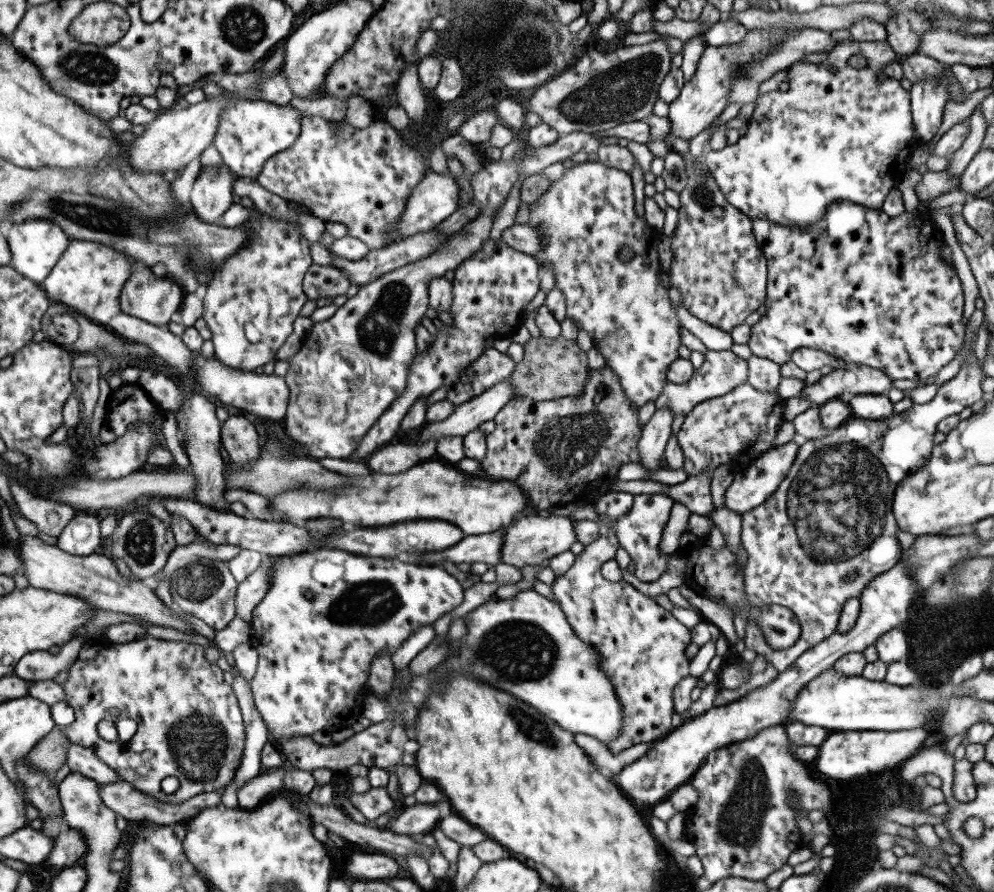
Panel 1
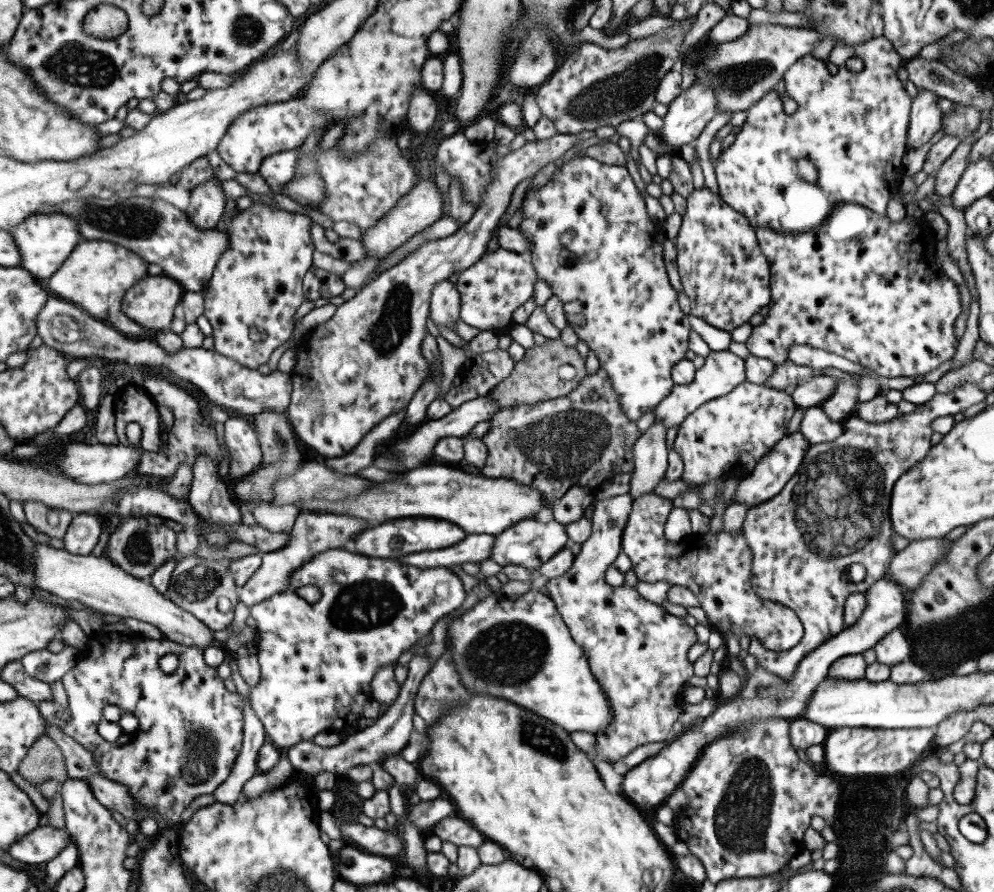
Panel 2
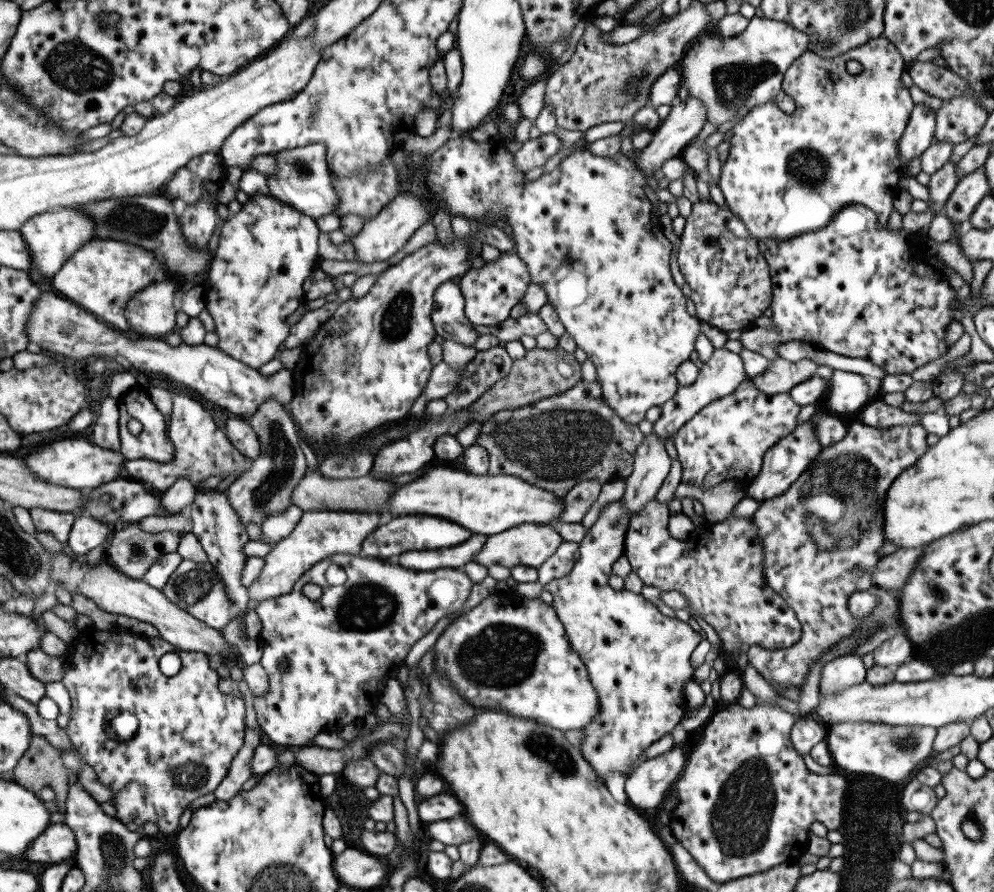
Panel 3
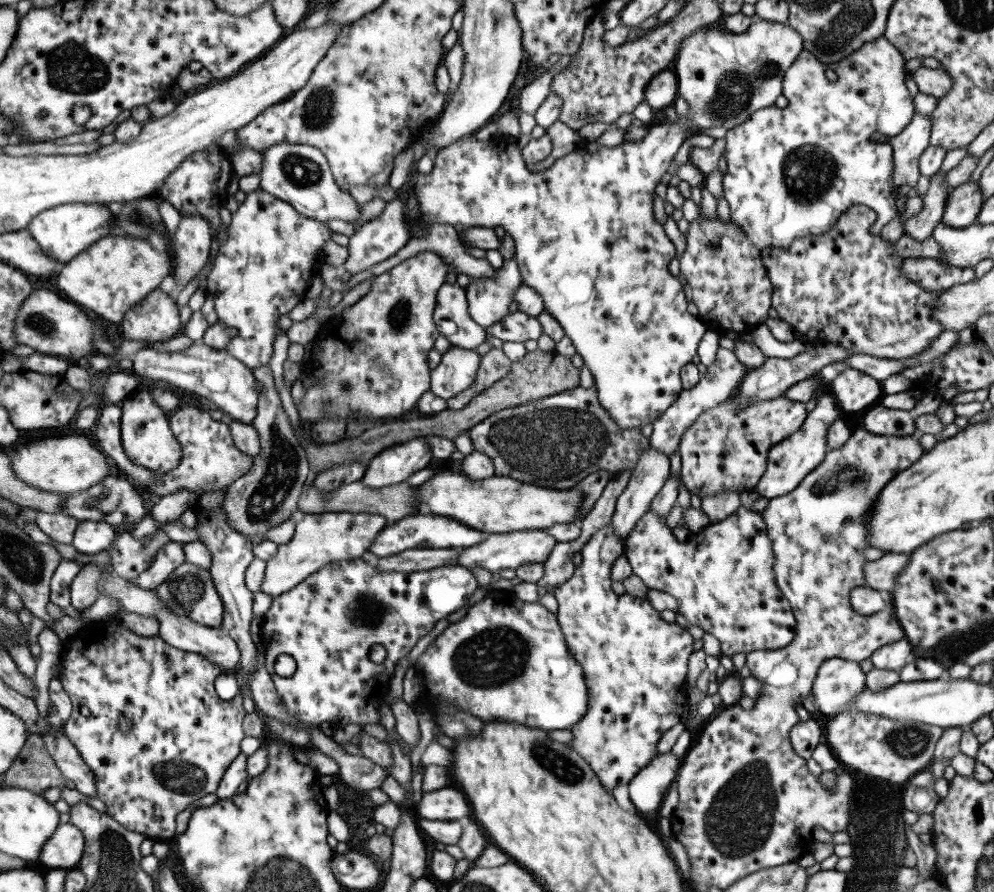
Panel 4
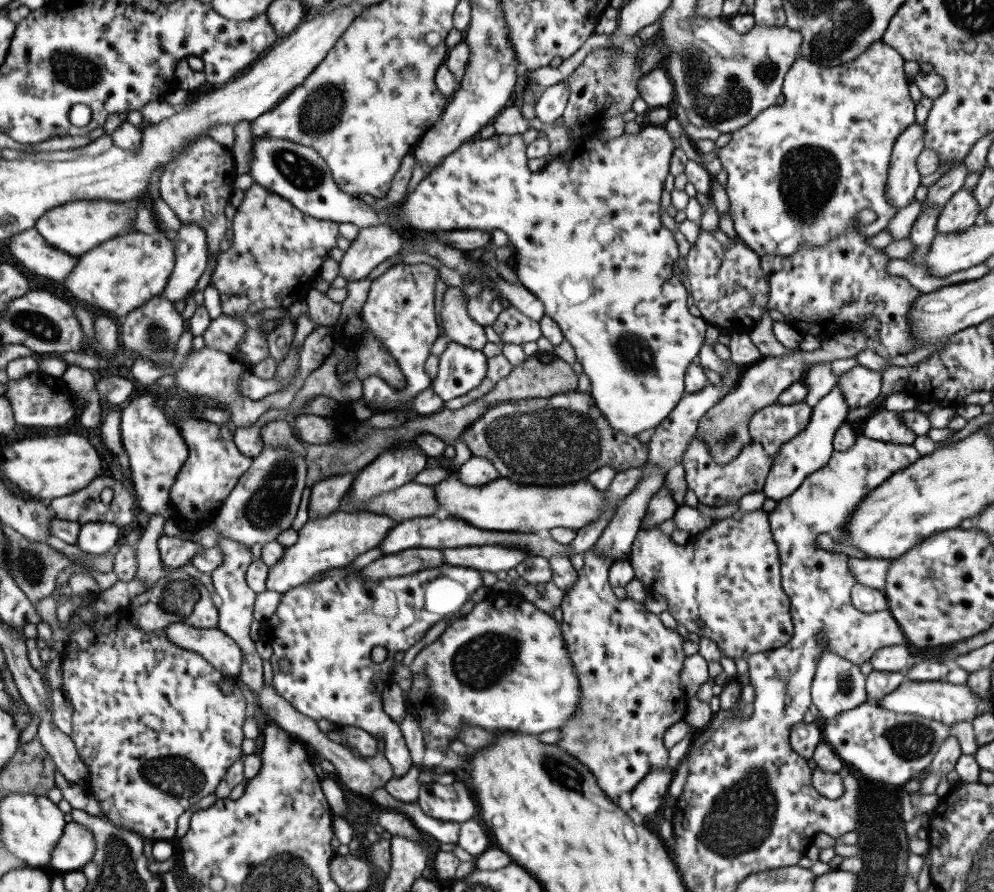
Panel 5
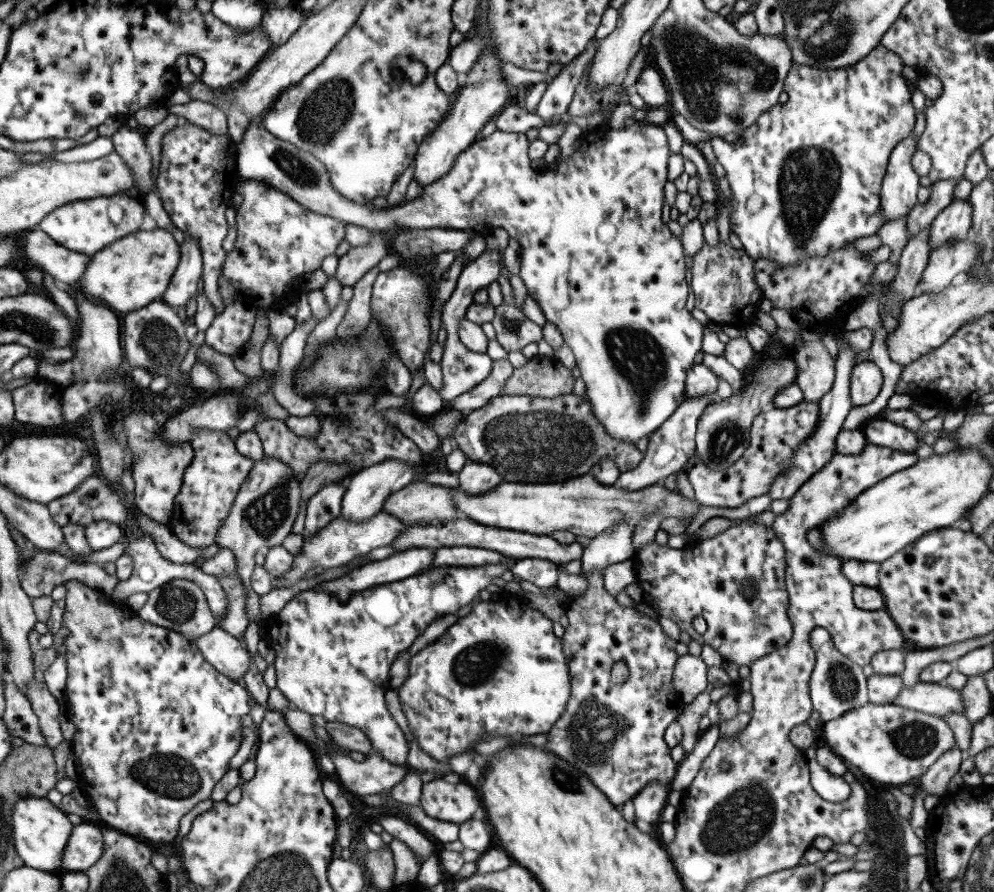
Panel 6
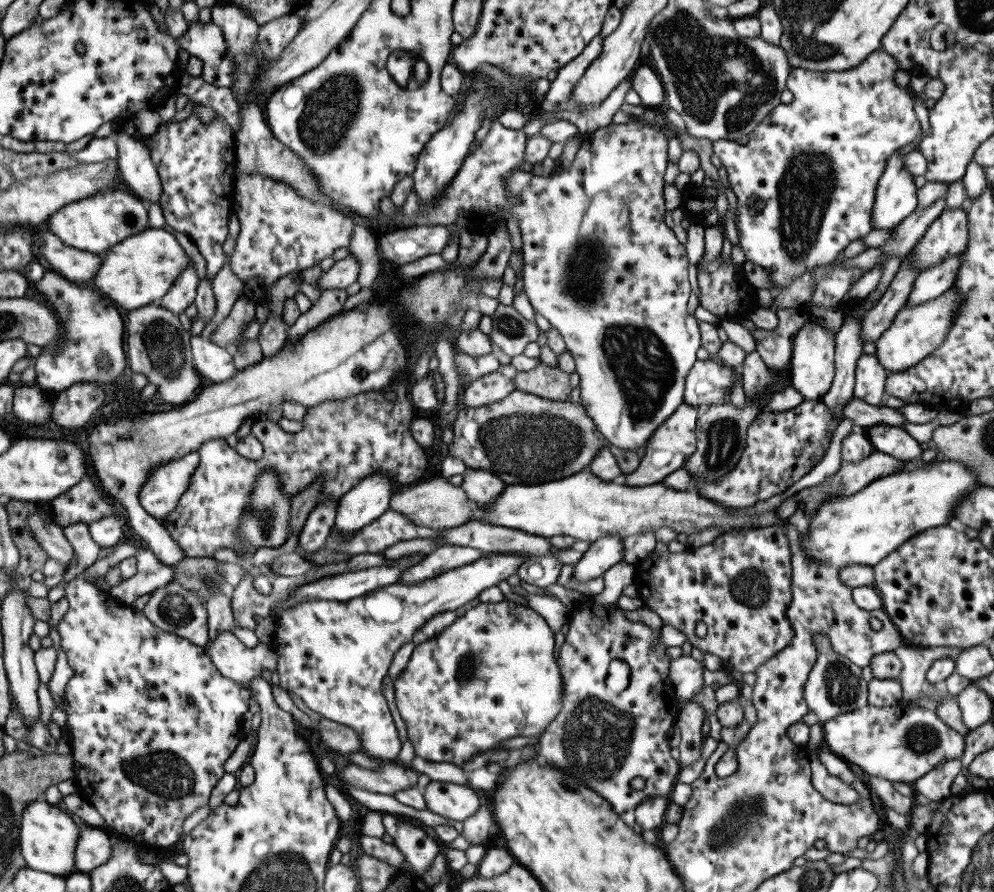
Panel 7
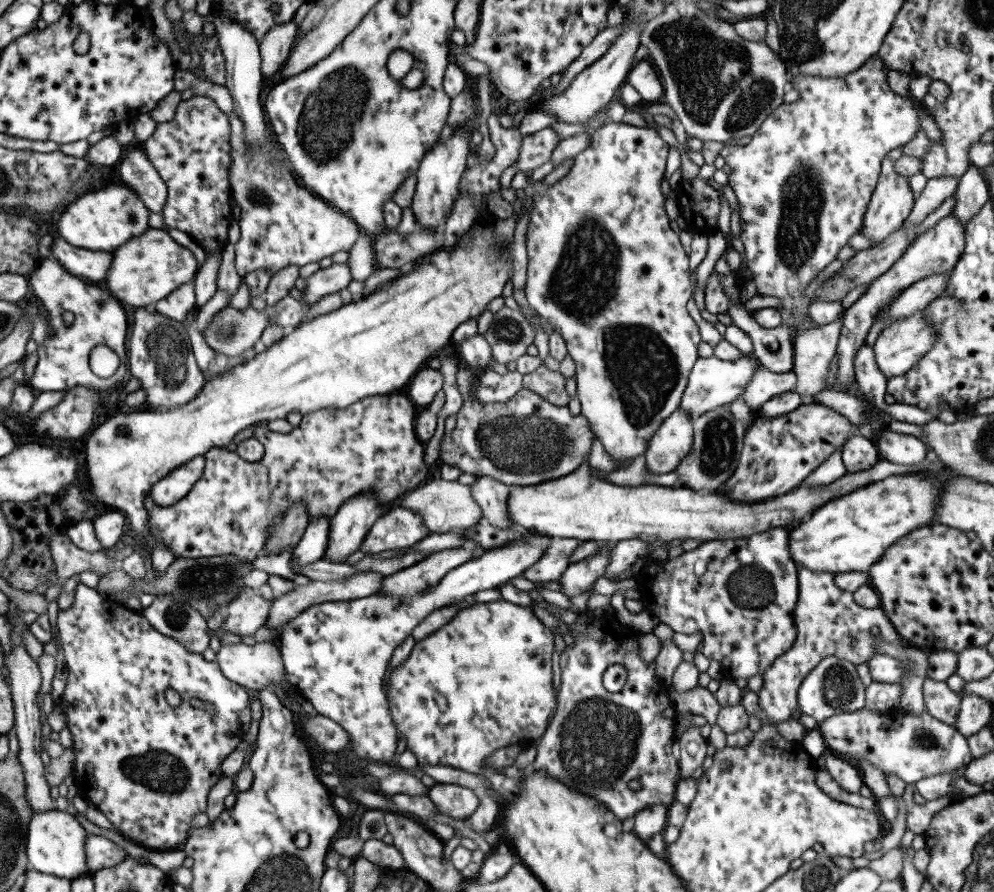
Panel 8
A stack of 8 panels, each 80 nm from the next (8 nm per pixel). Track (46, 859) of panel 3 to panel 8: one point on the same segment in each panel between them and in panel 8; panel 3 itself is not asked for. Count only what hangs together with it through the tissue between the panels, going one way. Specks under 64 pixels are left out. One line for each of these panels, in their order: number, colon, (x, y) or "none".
4: (64, 849)
5: (74, 850)
6: (84, 846)
7: (93, 848)
8: (100, 853)

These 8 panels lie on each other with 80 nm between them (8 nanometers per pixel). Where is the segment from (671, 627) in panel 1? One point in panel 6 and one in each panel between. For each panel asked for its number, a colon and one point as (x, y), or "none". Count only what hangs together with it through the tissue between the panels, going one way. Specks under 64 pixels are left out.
2: (637, 652)
3: (637, 660)
4: (634, 663)
5: (627, 663)
6: (614, 735)

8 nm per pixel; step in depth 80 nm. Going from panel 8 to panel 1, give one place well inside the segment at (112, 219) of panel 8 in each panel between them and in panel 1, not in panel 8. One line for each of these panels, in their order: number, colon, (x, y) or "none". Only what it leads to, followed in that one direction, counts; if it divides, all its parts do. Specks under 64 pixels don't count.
1: (35, 245)
2: (44, 241)
3: (52, 237)
4: (62, 232)
5: (78, 226)
6: (87, 226)
7: (94, 224)

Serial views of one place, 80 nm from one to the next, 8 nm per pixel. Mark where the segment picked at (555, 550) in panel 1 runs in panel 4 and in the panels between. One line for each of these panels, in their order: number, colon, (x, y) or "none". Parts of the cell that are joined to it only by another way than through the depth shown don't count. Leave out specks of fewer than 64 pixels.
2: (528, 543)
3: (527, 544)
4: (511, 549)

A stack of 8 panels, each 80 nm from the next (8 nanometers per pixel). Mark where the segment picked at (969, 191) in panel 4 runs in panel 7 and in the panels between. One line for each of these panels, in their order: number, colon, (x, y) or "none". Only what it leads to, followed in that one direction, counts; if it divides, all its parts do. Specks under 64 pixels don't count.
5: (960, 212)
6: (951, 224)
7: (947, 235)

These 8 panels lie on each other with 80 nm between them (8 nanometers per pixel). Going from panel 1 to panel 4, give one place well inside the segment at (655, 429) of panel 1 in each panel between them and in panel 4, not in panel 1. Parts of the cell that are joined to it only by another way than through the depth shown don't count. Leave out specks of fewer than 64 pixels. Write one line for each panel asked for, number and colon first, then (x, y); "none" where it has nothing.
2: (649, 455)
3: (650, 465)
4: (651, 470)

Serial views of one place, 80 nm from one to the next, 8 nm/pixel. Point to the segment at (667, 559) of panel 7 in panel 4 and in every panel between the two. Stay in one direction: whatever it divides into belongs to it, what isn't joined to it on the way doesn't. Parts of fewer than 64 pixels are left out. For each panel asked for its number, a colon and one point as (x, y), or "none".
4: (722, 577)
5: (728, 575)
6: (734, 580)

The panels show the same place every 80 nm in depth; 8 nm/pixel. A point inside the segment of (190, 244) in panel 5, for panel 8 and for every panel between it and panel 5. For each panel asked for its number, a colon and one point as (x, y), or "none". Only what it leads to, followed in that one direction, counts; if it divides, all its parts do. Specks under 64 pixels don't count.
6: (182, 286)
7: (181, 294)
8: (175, 305)

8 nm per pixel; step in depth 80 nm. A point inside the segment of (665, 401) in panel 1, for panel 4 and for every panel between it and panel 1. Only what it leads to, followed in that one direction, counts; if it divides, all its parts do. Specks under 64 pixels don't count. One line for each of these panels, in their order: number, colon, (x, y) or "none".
2: (721, 372)
3: (719, 376)
4: (722, 377)

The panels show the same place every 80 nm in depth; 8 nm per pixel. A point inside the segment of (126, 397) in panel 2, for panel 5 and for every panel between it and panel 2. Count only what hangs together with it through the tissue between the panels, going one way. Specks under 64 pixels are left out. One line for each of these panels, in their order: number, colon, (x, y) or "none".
3: (152, 444)
4: (146, 439)
5: (156, 450)

